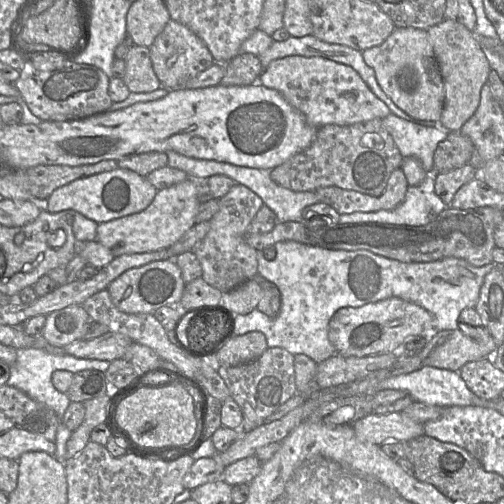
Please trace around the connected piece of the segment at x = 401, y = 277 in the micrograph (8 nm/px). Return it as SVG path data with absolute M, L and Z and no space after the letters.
M283 241L278 242L274 245L276 250L276 257L272 261L268 261L264 258L262 250L257 250L257 273L268 280L269 282L276 285L280 291L281 306L276 317L268 317L258 309L254 309L247 315L233 314L234 317L234 329L231 337L244 335L247 332L259 331L266 337L267 345L269 348L279 347L285 349L293 355L304 354L315 361L317 364L329 359L330 357L337 354L334 346L331 344L328 338L328 325L333 314L340 308L343 307L360 307L367 303L374 303L387 298L401 298L403 300L412 302L426 309L433 317L433 331L441 330L454 330L458 328L458 318L461 311L465 308L475 307L480 293L480 288L483 284L484 277L494 268L495 263L476 267L468 263L464 259L460 258L443 258L432 262L401 262L395 259L389 259L377 254L374 254L366 250L346 251L346 250L329 250L321 247L314 247L299 243L296 241Z

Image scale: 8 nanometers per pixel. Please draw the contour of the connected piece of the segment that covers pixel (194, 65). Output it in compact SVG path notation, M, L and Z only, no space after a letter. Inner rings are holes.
M172 19L149 48L153 70L161 82L161 87L169 90L183 88L187 81L214 63L206 44L188 27Z

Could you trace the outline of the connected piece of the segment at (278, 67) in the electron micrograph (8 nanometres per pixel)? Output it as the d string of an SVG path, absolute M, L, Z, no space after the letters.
M287 56L273 60L264 68L258 83L278 91L317 128L327 124L351 125L372 119L384 119L391 111L349 65L322 57Z

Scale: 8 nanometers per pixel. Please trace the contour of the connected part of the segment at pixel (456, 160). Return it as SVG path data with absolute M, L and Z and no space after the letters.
M450 131L435 149L433 169L436 173L448 172L472 162L473 156L474 144L471 139L460 131Z

